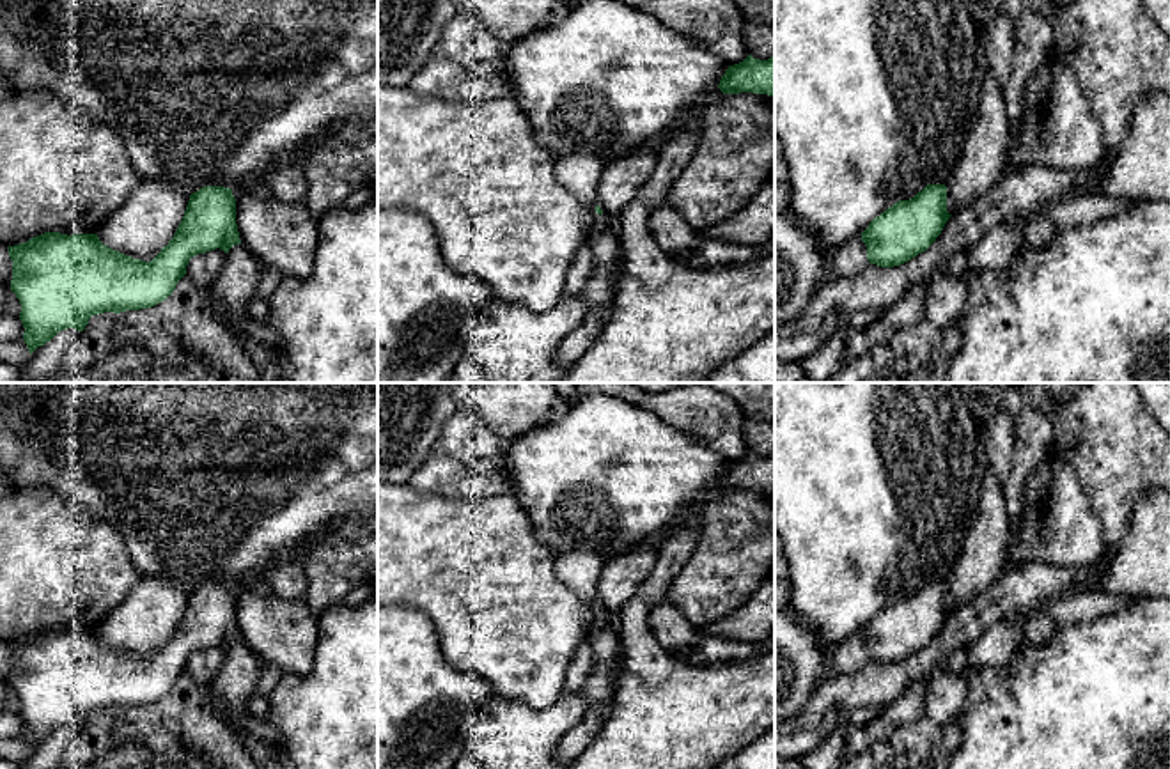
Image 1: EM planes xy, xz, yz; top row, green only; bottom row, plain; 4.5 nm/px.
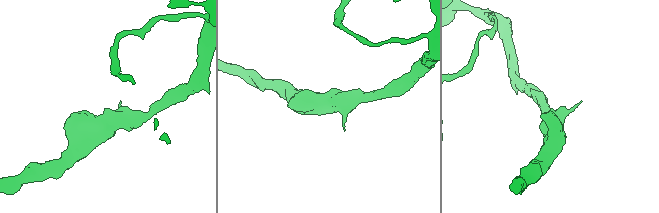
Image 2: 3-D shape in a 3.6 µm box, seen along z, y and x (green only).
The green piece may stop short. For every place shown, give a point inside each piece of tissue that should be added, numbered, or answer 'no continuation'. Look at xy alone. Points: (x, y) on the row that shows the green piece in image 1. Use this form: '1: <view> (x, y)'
no continuation

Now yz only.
no continuation

